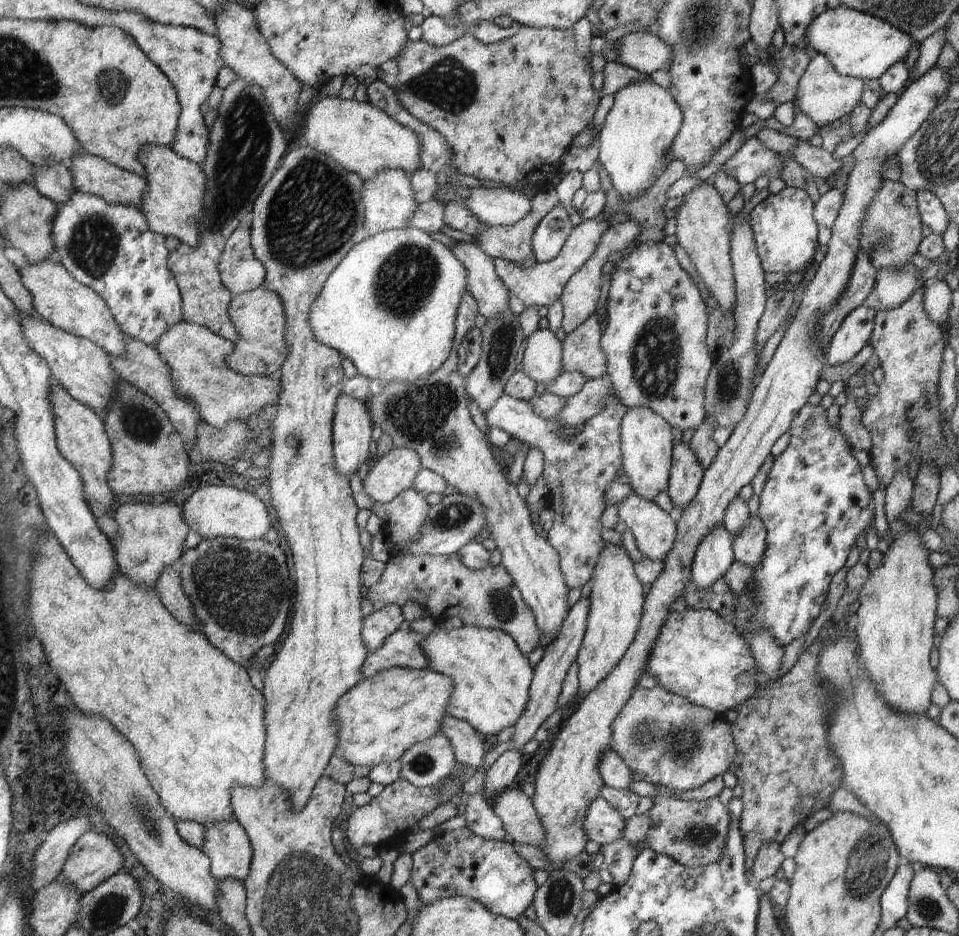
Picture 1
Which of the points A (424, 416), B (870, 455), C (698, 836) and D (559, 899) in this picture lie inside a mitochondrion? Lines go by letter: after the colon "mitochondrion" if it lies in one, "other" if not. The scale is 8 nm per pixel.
A: mitochondrion
B: other
C: mitochondrion
D: mitochondrion

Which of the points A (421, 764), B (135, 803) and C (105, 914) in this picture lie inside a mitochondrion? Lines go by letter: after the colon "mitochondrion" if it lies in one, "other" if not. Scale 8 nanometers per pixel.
A: mitochondrion
B: mitochondrion
C: mitochondrion

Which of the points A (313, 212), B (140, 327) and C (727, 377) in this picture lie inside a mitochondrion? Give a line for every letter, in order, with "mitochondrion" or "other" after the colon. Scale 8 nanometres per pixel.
A: mitochondrion
B: other
C: mitochondrion

